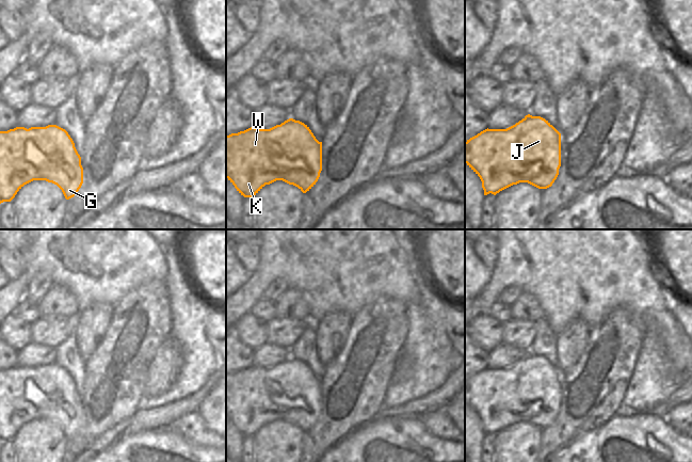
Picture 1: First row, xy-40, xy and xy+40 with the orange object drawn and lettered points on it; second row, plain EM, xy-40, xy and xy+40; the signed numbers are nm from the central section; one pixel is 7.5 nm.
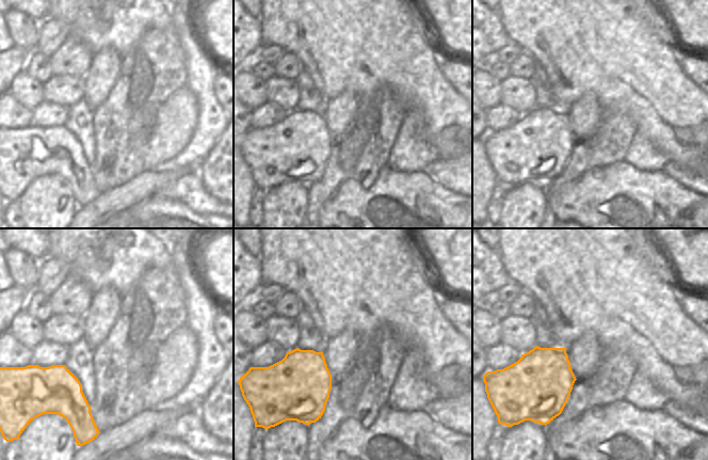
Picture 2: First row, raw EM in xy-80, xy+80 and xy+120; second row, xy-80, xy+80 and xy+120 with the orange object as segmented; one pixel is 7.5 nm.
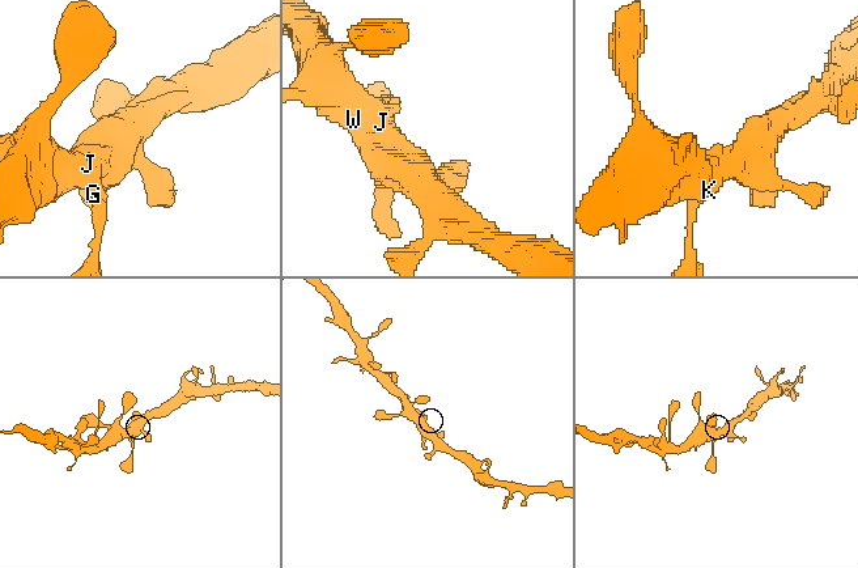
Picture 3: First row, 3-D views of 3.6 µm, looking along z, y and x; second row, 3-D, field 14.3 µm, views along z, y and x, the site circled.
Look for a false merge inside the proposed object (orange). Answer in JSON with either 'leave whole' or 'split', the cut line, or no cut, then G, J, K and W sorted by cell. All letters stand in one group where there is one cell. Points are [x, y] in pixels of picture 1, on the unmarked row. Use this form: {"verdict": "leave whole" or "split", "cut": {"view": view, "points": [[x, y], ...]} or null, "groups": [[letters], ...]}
{"verdict": "leave whole", "cut": null, "groups": [["G", "J", "K", "W"]]}

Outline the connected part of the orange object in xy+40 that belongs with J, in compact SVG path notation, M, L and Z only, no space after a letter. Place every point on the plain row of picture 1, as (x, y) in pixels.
M528 353L506 368L487 367L467 379L465 402L480 416L484 434L496 434L519 421L547 428L561 405L561 372L545 357Z

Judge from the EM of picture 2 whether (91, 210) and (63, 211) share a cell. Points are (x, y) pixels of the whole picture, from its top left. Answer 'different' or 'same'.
different

